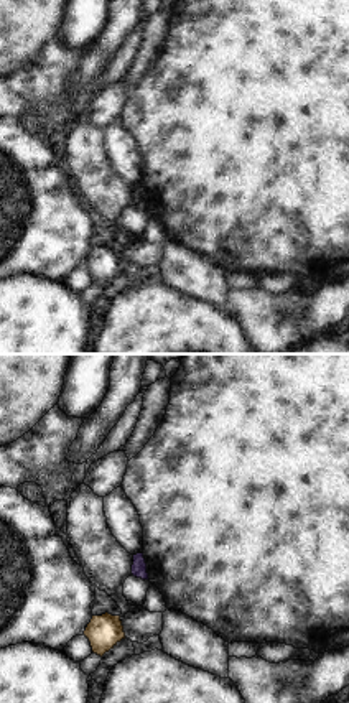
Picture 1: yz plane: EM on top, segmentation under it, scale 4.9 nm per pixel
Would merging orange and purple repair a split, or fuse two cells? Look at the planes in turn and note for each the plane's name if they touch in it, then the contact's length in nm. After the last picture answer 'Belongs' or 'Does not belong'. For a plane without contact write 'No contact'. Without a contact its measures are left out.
No contact.

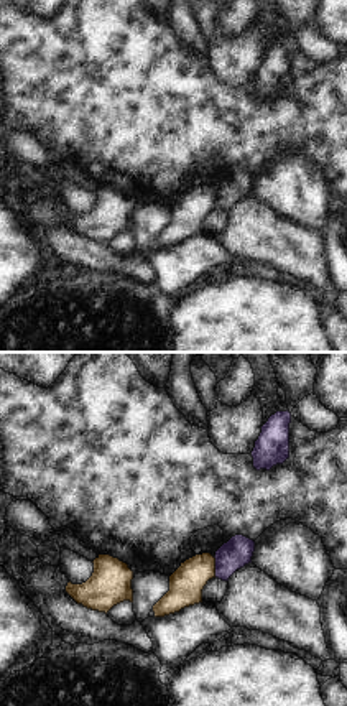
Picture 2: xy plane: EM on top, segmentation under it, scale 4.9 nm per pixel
Touches orange in xy. Shared border 110 nm.

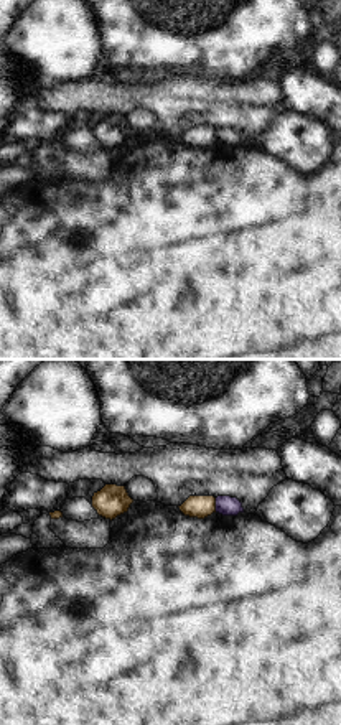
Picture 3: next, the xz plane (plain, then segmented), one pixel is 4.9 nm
Touches orange in xz. Shared border 70 nm.

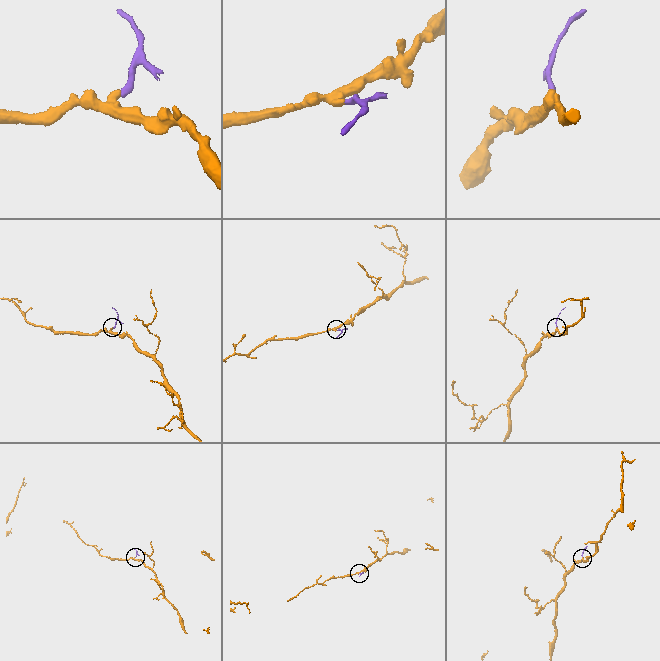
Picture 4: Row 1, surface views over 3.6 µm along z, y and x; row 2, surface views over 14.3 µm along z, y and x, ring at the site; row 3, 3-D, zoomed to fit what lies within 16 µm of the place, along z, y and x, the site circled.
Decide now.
Does not belong.

